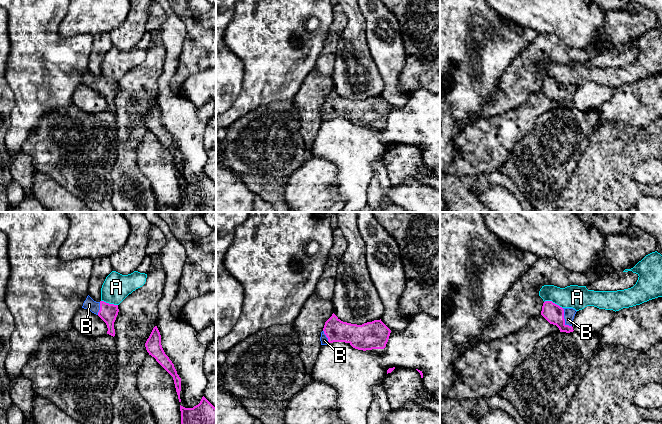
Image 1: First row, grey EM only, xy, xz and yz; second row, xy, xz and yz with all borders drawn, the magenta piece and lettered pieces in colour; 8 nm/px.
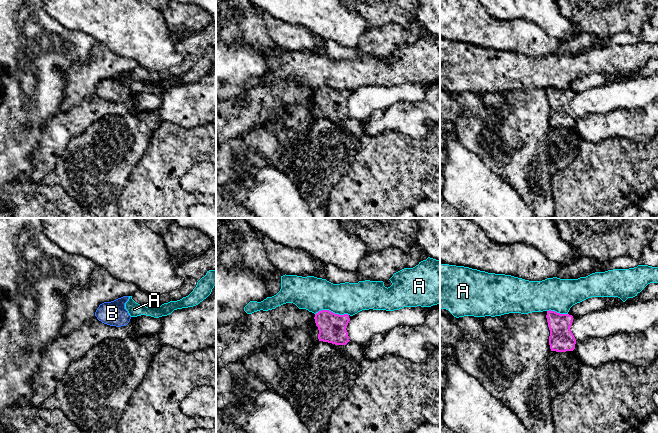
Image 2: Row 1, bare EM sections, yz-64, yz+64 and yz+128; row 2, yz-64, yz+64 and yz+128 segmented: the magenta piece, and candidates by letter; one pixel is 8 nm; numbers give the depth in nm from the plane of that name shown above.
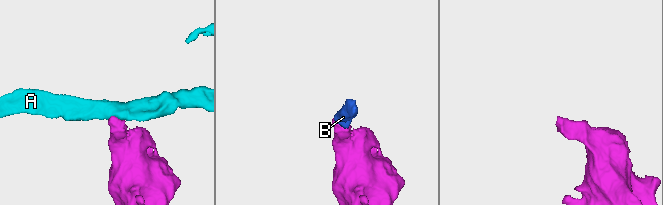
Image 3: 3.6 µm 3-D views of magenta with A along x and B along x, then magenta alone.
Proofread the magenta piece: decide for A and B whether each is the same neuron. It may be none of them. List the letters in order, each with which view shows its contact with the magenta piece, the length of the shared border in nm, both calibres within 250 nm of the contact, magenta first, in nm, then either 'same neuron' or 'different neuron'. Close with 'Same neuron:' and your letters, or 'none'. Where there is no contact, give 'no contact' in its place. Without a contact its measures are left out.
A: yz | 160 nm | 160/190 nm | different neuron
B: yz | 170 nm | 160/90 nm | same neuron
Same neuron: B

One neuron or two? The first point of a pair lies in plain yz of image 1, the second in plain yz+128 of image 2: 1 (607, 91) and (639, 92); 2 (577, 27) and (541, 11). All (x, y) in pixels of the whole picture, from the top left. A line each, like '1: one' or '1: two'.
1: one
2: one

